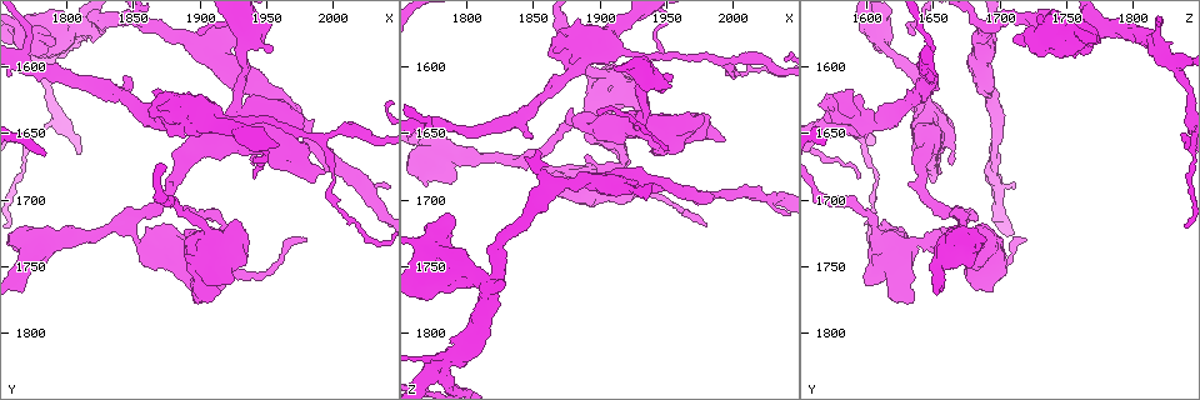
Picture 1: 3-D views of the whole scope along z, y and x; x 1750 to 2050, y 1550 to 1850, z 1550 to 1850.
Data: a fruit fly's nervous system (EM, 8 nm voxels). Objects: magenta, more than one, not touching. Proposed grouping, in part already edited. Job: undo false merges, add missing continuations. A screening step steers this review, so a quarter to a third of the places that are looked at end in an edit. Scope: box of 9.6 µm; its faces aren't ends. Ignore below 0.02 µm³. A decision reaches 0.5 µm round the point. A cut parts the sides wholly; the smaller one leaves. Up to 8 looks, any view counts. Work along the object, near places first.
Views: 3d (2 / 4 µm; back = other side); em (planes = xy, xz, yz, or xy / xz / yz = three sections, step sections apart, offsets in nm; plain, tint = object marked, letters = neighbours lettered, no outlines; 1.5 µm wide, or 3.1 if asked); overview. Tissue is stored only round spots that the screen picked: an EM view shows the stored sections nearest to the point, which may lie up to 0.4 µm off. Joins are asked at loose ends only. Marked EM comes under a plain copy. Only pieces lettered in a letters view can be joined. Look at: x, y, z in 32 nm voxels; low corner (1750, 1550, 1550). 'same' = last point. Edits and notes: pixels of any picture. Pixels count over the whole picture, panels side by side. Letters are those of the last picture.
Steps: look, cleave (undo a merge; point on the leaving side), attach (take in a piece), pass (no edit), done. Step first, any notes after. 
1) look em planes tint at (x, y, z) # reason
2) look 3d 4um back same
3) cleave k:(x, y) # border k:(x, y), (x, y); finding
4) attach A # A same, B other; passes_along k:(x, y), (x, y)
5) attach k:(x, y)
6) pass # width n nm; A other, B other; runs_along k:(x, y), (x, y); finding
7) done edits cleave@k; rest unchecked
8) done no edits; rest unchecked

look em planes letters at (1856, 1568, 1686) # abrupt turn

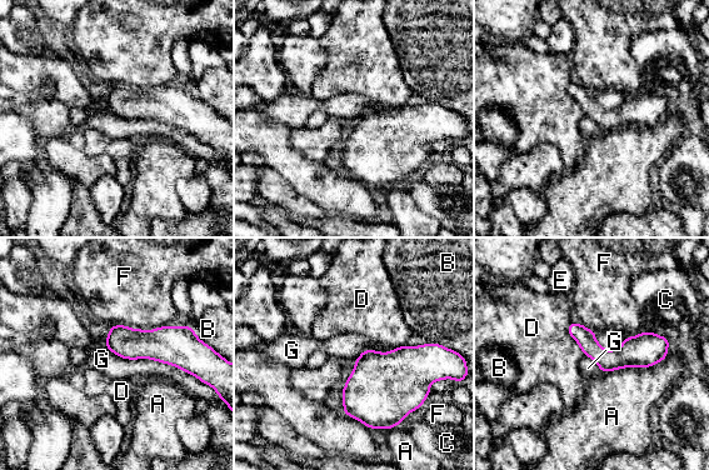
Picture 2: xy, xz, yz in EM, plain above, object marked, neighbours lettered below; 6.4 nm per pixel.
pass # longest_contact A 440 nm; A other, B other, C other, D other, E other, F other, G other; continuous, no second neuron

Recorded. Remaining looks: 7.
look em planes letters at (1942, 1686, 1592) # free end

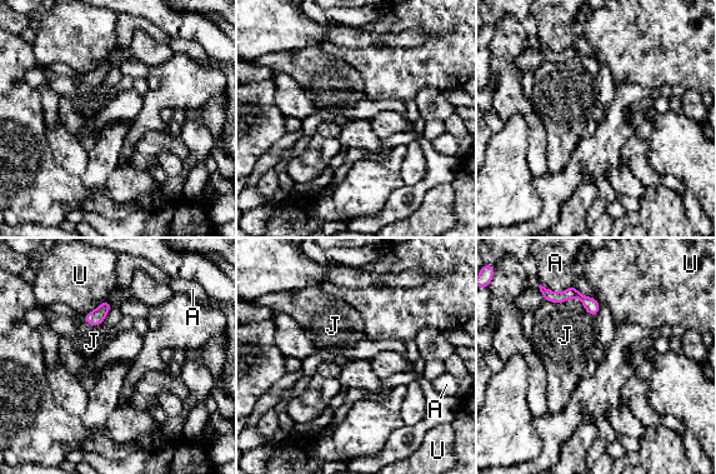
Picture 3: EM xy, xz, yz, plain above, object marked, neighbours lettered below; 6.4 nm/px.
pass # A other, J other, U other; border 3:(545, 300), (577, 298), (592, 317); no lettered piece goes on from it

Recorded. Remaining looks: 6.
look 3d 2um at (1860, 1630, 1592) # stops while still wide

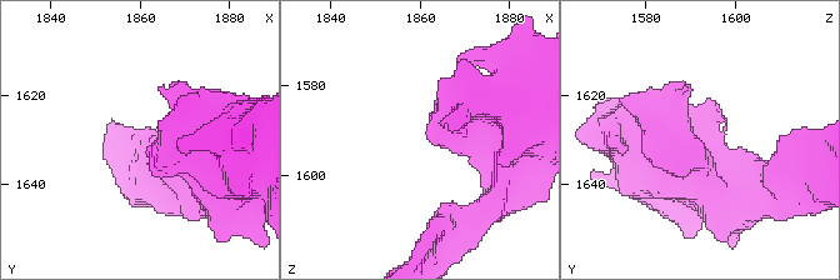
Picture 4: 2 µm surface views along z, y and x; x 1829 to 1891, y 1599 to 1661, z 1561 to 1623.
look em xy step 4 tint at (1861, 1632, 1591)

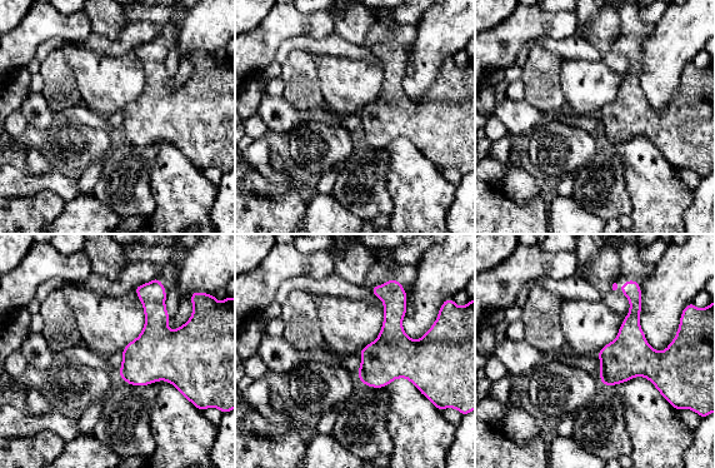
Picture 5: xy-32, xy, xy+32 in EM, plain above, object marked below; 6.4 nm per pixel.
look em yz step 4 letters same

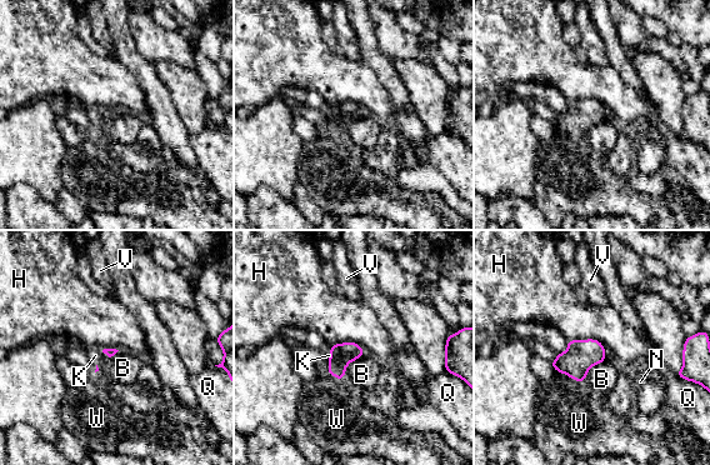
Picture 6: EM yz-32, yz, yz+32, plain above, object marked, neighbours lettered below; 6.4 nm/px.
pass # B other, H other, K other, N other, Q other, V other, W other; border 6:(330, 345), (356, 343), (365, 351); no lettered piece goes on from it

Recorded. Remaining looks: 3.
done no edits; rest unchecked

